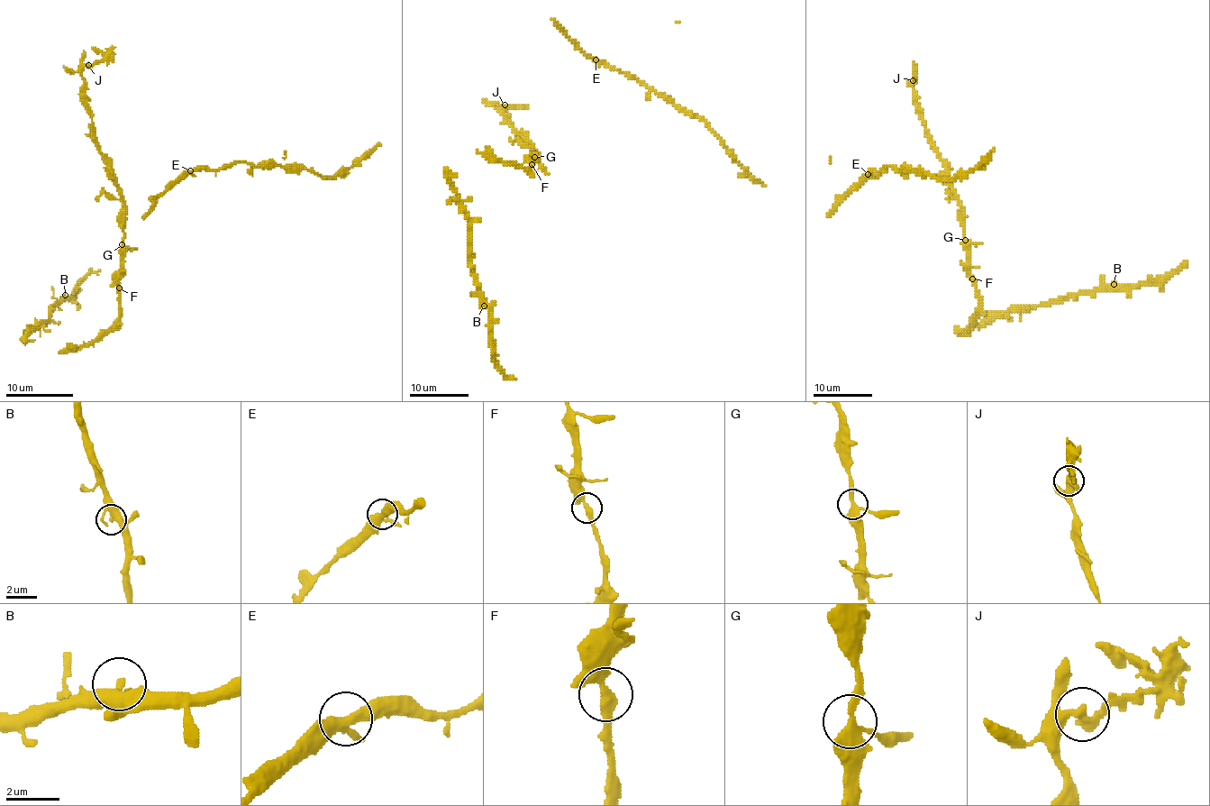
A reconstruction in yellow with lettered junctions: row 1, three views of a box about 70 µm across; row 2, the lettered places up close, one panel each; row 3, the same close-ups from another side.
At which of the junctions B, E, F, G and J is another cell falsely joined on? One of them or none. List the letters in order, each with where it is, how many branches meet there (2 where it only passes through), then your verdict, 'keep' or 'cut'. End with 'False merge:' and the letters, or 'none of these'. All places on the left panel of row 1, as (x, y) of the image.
B: at (65, 295); 3 branches meet; keep
E: at (190, 170); 3 branches meet; keep
F: at (119, 288); 2 branches meet; keep
G: at (122, 244); 3 branches meet; keep
J: at (88, 65); 3 branches meet; cut
False merge: J

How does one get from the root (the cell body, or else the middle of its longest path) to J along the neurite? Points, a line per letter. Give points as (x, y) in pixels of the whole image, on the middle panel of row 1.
J: (534, 160), (534, 148), (511, 125), (498, 106), (504, 105)

